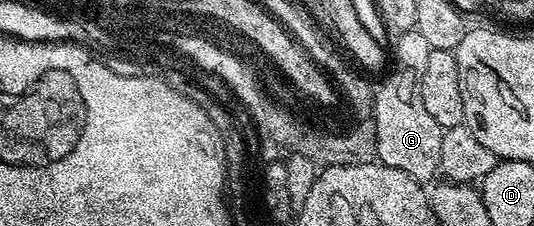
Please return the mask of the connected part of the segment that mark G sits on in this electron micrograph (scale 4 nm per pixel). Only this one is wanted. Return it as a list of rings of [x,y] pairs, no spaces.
[[[377,93],[371,117],[374,119],[374,150],[383,161],[406,172],[421,184],[428,184],[432,177],[437,177],[440,168],[438,152],[442,148],[444,131],[431,118],[430,112],[426,112],[418,96],[412,98],[409,106],[404,102],[395,106],[388,102],[386,95]]]

